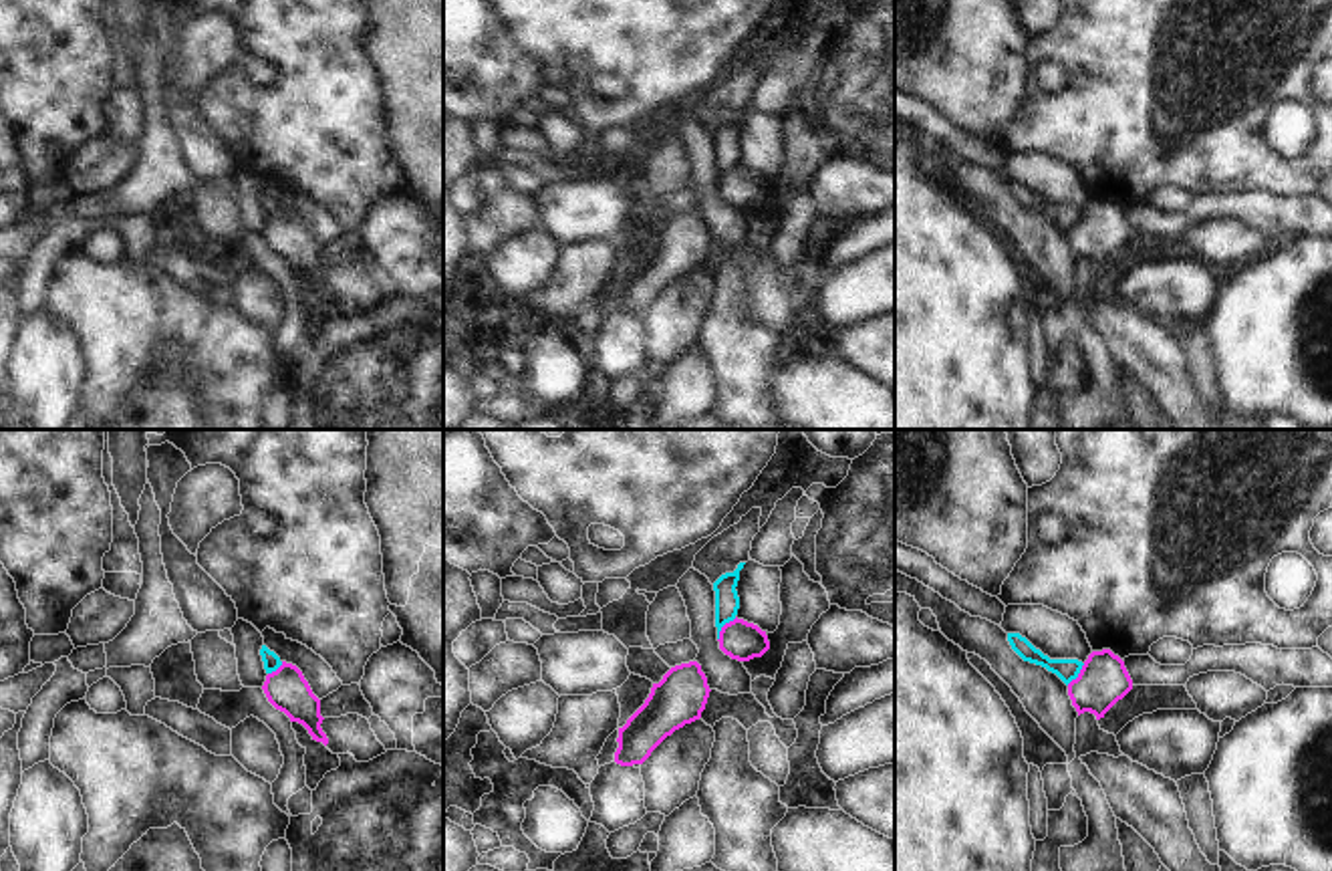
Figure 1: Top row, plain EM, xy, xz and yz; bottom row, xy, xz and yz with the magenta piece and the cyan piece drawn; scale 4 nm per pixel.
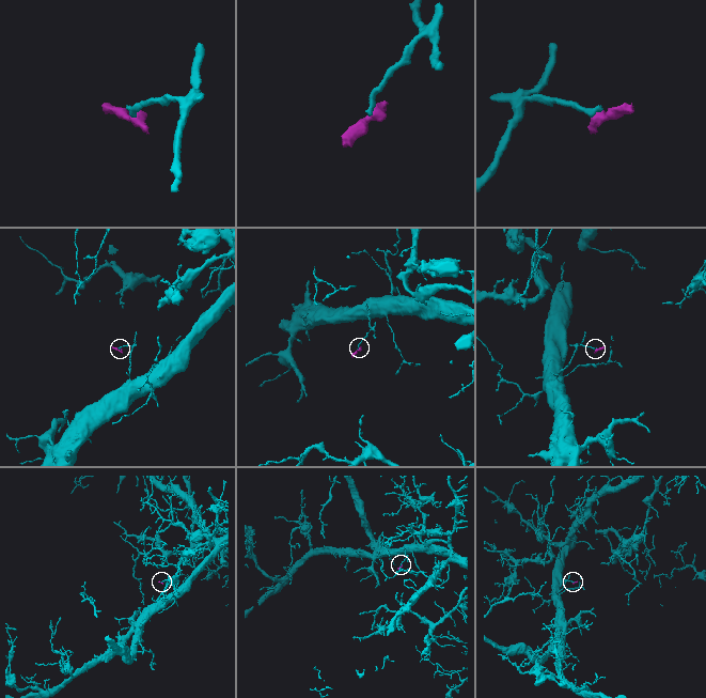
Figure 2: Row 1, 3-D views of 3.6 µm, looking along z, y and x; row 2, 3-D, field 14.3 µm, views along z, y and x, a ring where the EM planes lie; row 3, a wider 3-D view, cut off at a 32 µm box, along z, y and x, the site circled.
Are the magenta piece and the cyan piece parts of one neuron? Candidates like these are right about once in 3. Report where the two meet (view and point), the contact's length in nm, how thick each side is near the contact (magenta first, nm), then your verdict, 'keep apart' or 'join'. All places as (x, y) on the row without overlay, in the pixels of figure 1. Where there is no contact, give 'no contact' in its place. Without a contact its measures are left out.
meets magenta in xz at (722, 176); contact 120 nm long; 160 nm thick on the magenta side, 100 nm on the other; keep apart

